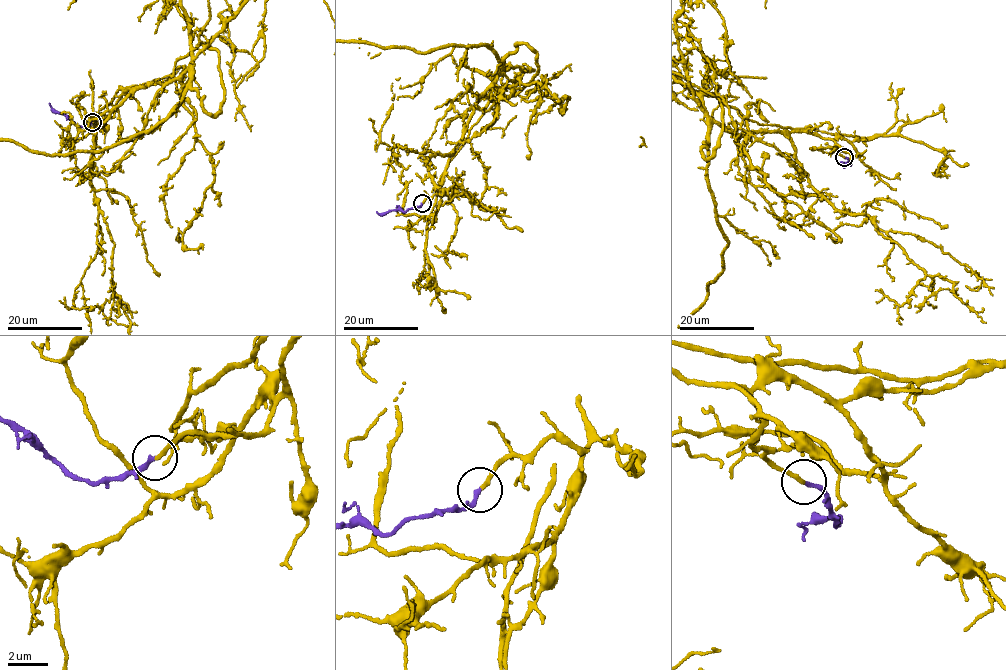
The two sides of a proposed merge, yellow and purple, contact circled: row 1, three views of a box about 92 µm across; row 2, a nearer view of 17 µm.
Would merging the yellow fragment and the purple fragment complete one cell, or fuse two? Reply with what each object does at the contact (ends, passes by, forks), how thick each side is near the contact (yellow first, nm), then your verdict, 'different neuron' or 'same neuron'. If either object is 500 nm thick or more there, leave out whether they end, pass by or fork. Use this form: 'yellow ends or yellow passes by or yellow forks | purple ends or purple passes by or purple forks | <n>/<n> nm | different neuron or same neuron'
yellow ends | purple ends | 200/200 nm | same neuron

